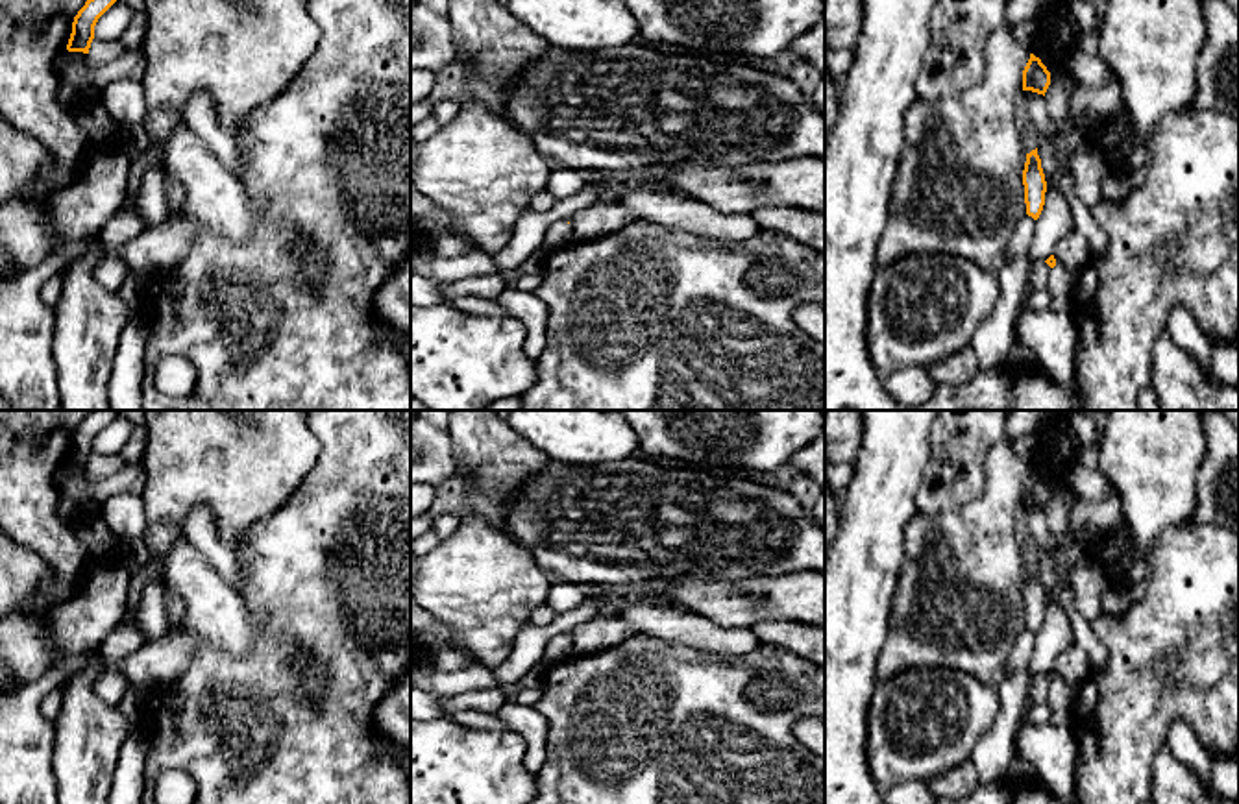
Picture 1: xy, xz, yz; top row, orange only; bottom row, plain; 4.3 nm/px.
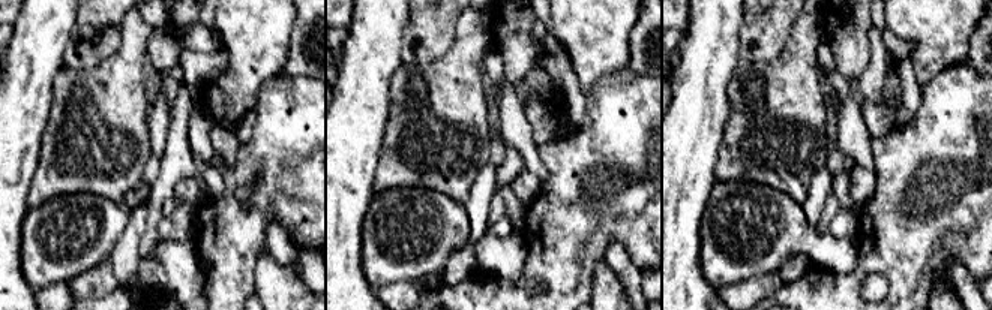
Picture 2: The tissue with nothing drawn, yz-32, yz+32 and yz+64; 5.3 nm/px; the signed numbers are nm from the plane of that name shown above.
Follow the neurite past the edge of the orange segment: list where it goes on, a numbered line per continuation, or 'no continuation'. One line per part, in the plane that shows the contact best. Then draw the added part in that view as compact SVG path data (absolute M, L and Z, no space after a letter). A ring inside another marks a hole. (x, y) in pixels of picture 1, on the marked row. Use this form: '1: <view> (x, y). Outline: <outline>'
no continuation

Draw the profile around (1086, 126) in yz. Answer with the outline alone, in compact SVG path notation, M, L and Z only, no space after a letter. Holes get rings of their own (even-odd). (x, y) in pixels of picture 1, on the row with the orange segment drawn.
M1084 113L1073 122L1076 137L1080 140L1091 140L1091 142L1095 140L1095 133L1098 131L1100 124L1102 118L1097 116L1095 113Z

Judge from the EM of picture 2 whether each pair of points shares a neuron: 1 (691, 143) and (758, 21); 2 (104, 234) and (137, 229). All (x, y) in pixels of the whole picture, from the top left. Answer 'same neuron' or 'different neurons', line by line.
1: different neurons
2: different neurons

